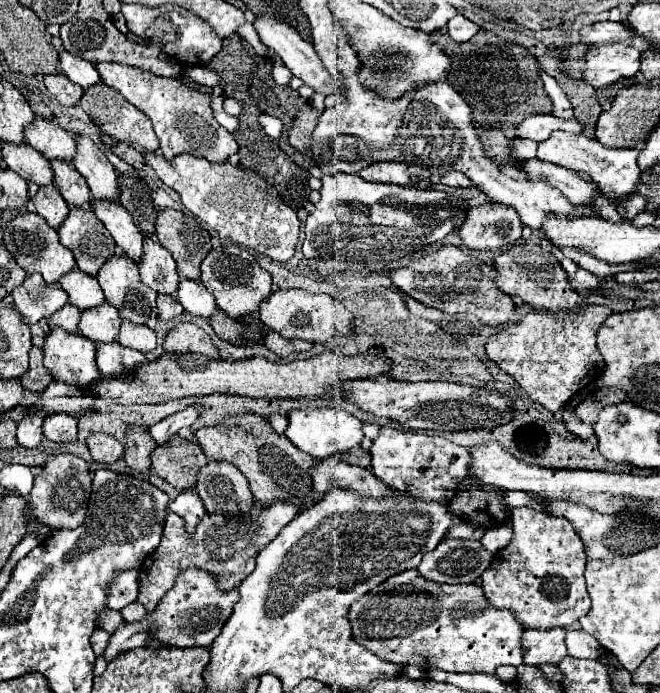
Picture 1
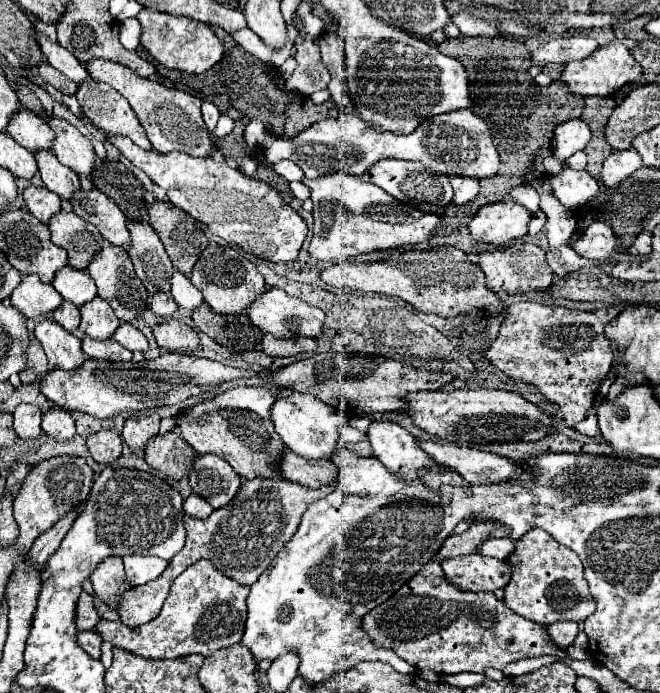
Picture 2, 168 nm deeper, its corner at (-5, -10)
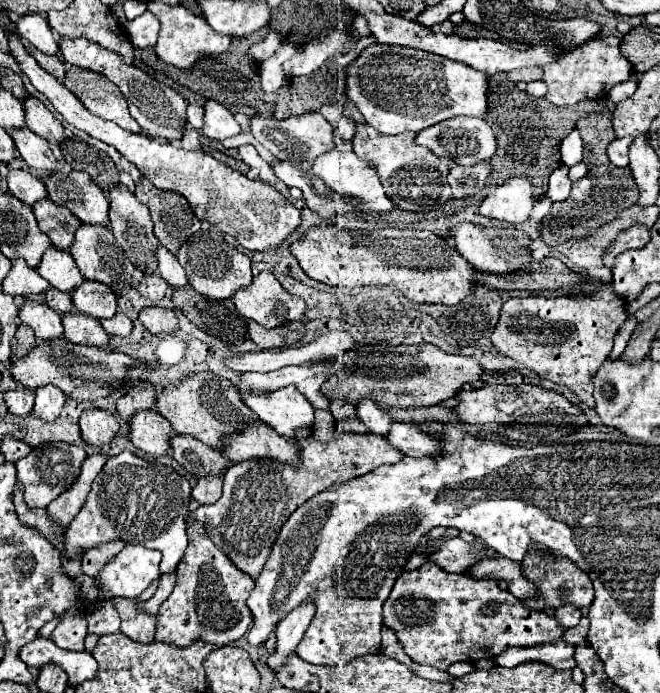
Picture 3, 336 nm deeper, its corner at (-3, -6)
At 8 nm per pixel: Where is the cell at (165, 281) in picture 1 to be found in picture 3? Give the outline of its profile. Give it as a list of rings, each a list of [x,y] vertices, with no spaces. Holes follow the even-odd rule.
[[[122,184],[110,190],[110,224],[112,224],[112,234],[116,236],[118,244],[128,254],[130,262],[144,274],[154,274],[156,272],[156,246],[160,246],[160,242],[152,234],[152,220],[150,220],[148,206],[138,202],[136,196]]]

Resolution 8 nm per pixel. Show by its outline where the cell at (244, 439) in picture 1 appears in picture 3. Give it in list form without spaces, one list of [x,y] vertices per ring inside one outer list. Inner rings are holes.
[[[204,372],[180,380],[180,384],[174,388],[166,388],[158,396],[156,410],[172,424],[176,434],[194,436],[216,450],[224,448],[226,436],[244,432],[250,424],[258,422],[256,414],[252,414],[252,410],[242,402],[238,390],[232,386],[230,380]]]

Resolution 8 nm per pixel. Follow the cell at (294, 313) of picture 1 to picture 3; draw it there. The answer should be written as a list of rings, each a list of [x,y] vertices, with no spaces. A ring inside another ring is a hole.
[[[260,272],[246,290],[232,296],[236,310],[264,328],[276,328],[284,322],[300,322],[306,316],[306,302],[282,288],[272,272]]]

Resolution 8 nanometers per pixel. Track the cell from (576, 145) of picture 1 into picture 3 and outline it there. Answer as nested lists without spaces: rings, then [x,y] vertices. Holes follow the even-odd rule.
[[[616,138],[610,142],[608,148],[608,158],[614,166],[618,168],[626,168],[628,166],[628,146],[630,146],[632,138]]]

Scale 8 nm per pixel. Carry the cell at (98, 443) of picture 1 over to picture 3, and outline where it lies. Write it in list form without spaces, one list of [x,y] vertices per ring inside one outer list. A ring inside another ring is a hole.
[[[86,410],[80,416],[82,440],[94,448],[106,446],[118,432],[118,420],[106,410]]]

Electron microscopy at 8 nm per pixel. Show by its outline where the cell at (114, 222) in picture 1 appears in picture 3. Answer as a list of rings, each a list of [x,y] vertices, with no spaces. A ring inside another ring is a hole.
[[[54,172],[48,182],[48,198],[60,206],[66,206],[84,224],[108,226],[108,198],[106,194],[82,172]]]

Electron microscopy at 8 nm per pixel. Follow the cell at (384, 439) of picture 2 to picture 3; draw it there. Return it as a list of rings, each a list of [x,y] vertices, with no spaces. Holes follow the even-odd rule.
[[[362,400],[356,406],[356,410],[358,410],[358,418],[364,422],[368,432],[376,436],[386,436],[390,432],[390,426],[394,424],[394,420],[388,416],[388,410],[376,406],[376,402]]]

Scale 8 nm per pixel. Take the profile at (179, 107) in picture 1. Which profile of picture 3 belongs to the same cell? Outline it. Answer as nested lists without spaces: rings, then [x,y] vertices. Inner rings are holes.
[[[62,38],[60,40],[60,54],[64,56],[64,62],[68,62],[72,66],[78,66],[78,68],[86,68],[86,70],[98,72],[98,74],[106,76],[108,80],[112,80],[120,88],[124,98],[128,100],[132,118],[140,124],[140,128],[148,136],[158,138],[162,142],[182,140],[182,136],[186,132],[186,108],[188,108],[188,100],[184,100],[174,88],[170,88],[170,86],[150,78],[146,72],[142,72],[136,66],[124,64],[124,60],[118,54],[114,54],[114,52],[110,52],[106,48],[100,48],[98,44],[88,42],[84,38],[76,38],[76,40]]]

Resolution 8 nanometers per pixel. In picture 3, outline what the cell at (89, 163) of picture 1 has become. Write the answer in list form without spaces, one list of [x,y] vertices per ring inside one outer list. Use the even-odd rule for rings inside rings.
[[[28,98],[24,102],[24,108],[26,108],[26,126],[42,136],[46,142],[54,144],[54,146],[60,146],[62,142],[66,142],[66,132],[64,132],[64,126],[62,122],[36,98]]]

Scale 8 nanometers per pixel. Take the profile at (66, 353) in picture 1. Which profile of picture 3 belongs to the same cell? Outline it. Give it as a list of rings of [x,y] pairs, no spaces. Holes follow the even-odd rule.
[[[26,300],[18,318],[28,324],[36,338],[42,342],[52,342],[56,338],[62,338],[64,328],[62,328],[62,318],[60,314],[56,314],[50,306],[46,304],[38,304],[34,300]]]

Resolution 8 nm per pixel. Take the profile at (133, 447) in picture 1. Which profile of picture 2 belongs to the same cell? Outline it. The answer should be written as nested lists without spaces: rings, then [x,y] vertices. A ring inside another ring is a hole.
[[[156,412],[142,414],[142,416],[130,416],[124,422],[122,438],[134,452],[144,452],[146,442],[158,434],[160,428],[160,416]]]

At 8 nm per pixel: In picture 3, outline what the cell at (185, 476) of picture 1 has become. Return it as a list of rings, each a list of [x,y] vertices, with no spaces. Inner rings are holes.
[[[140,410],[140,414],[134,414],[134,418],[130,420],[132,444],[154,458],[166,456],[172,452],[172,446],[170,446],[172,438],[174,438],[172,424],[168,424],[166,418],[154,410],[150,412]]]

